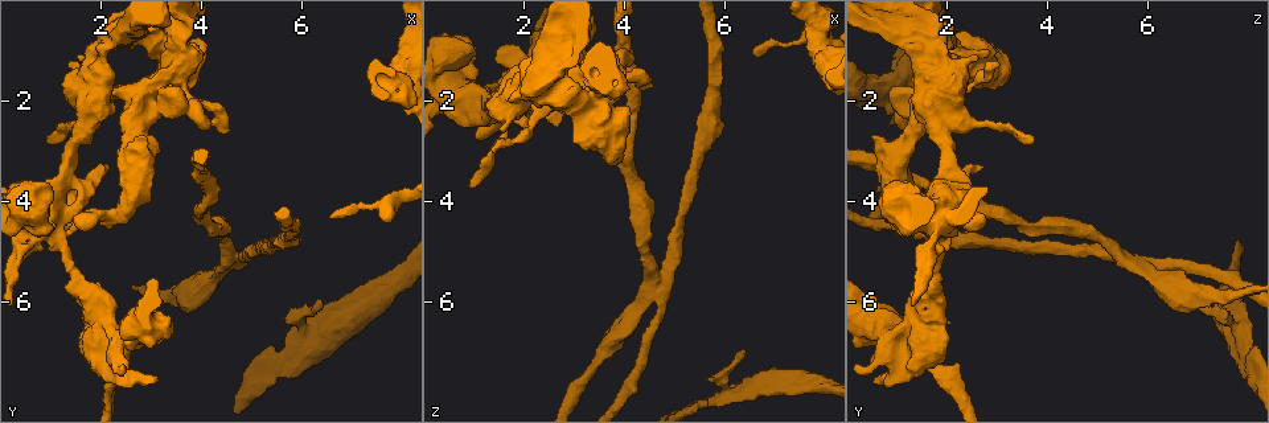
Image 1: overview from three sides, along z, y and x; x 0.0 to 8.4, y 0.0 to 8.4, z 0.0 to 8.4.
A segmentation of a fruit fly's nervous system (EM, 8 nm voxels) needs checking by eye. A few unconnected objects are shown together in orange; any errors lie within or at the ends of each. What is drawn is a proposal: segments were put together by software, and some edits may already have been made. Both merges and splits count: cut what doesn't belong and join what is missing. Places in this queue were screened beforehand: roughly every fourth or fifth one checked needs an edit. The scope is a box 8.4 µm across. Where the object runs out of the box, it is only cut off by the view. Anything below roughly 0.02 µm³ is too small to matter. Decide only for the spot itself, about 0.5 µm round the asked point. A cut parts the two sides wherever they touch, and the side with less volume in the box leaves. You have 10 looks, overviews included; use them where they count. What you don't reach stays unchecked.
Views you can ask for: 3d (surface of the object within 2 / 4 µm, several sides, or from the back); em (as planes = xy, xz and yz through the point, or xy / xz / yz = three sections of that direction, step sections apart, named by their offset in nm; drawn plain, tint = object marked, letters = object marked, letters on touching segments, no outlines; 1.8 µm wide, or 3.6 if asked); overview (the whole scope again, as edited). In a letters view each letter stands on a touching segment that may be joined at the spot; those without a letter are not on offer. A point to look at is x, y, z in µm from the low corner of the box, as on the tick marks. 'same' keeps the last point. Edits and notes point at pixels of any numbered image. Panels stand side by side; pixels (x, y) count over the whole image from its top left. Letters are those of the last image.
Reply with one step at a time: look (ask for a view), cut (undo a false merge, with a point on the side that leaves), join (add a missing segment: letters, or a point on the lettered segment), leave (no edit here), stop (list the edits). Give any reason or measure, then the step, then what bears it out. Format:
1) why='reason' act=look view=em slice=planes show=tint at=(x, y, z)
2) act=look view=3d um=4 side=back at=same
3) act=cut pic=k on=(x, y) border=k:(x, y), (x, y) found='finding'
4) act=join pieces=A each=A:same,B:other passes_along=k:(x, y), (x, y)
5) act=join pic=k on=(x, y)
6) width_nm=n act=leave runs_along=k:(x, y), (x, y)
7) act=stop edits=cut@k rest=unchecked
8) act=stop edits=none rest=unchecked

why='side arm on a straight run' act=look view=3d um=2 at=(1.55, 5.75, 1.75)

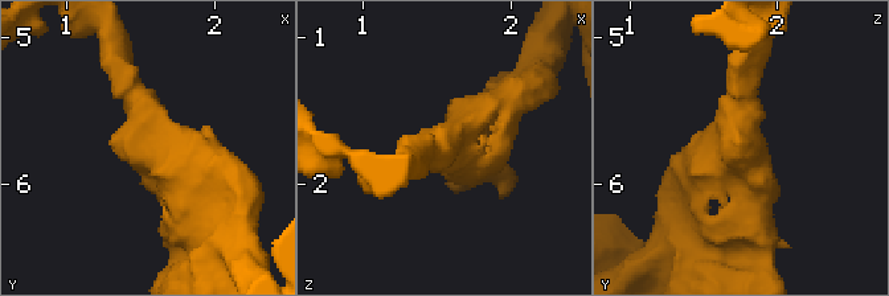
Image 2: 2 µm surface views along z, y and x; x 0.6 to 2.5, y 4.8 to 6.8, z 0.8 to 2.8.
why='now the EM' act=look view=em slice=xz step=16 show=tint at=(1.58, 5.78, 1.74)

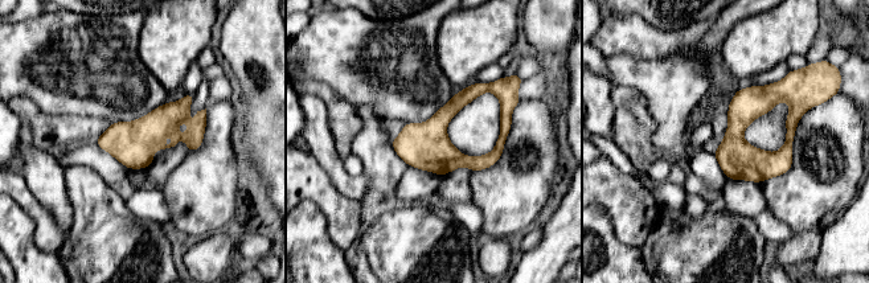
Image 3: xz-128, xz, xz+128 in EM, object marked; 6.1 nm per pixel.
why='cut it another way' act=look view=em slice=planes show=letters at=same

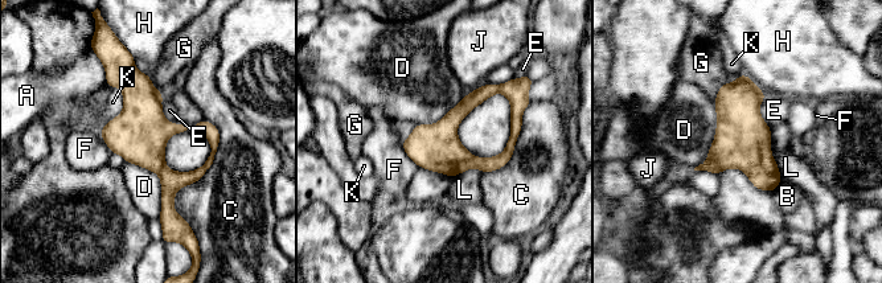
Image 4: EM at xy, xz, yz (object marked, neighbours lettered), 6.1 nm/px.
width_nm=280 act=leave each=A:other,B:other,C:other,D:other,E:other,F:other,G:other,H:other,J:other,K:other,L:other border=4:(127, 163), (159, 177), (159, 217) found='continuous, no second cell'

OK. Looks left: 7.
why='sharp bend' act=look view=em slice=xy step=4 show=letters at=(3.85, 2.15, 1.25)

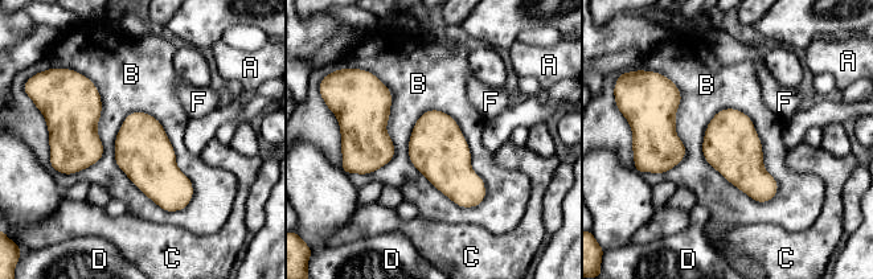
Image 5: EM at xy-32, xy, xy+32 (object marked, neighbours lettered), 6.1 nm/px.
why='another direction' act=look view=em slice=planes show=letters at=same

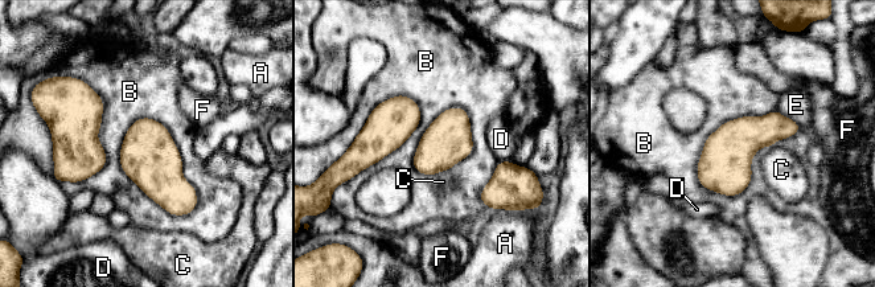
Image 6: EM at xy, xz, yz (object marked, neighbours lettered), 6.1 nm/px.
width_nm=280 act=leave each=A:other,B:other,C:other,D:other,E:other,F:other found='one cell here'

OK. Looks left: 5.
why='branch stops here' act=look view=3d um=4 at=(3.10, 7.55, 0.60)

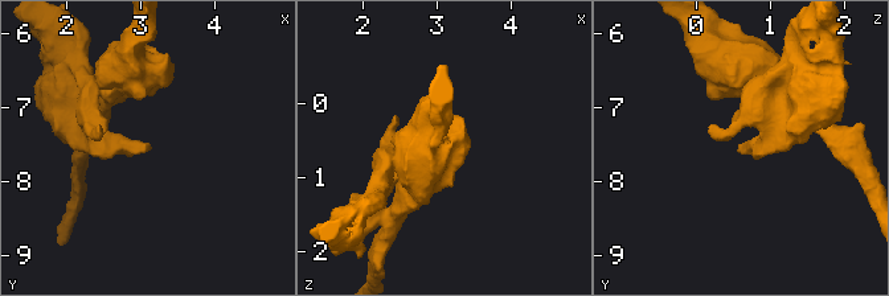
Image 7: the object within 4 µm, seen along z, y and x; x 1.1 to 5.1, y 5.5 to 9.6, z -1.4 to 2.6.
act=look view=em slice=xy step=16 show=letters at=(3.10, 7.55, 0.60)

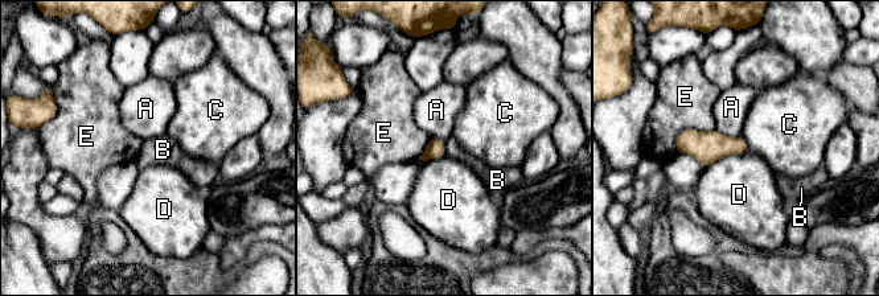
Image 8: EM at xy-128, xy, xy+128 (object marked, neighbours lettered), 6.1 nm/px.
act=leave each=A:other,B:other,C:other,D:other,E:other border=8:(443, 140), (446, 155) found='no lettered segment goes on from it'

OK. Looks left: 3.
why='branch stops here' act=look view=em slice=planes show=letters at=(2.10, 3.30, 2.70)

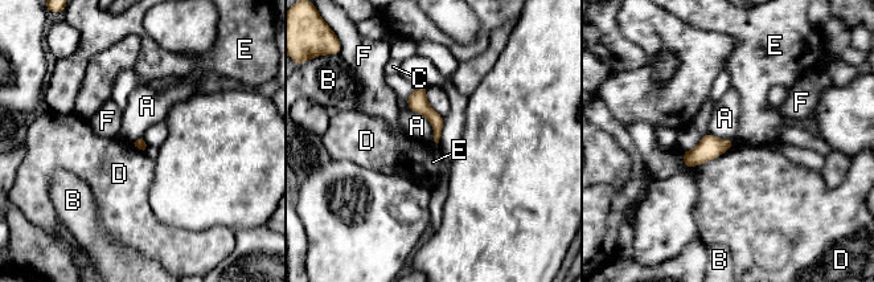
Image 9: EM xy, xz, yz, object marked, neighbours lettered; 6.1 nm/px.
act=leave each=A:other,B:other,C:other,D:other,E:other,F:other border=9:(410, 109), (427, 119), (436, 143) found='none of them fits'

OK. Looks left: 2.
act=stop edits=none rest=unchecked

